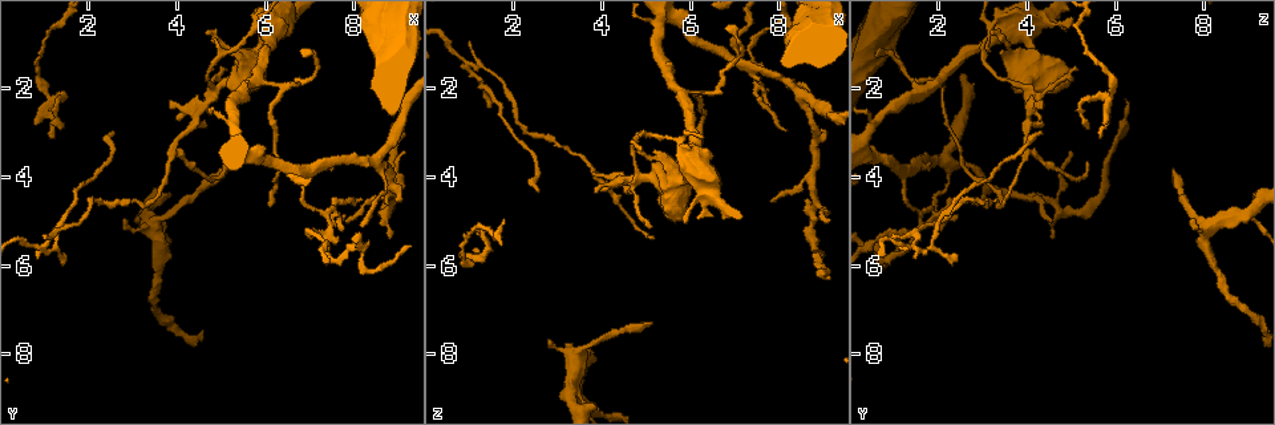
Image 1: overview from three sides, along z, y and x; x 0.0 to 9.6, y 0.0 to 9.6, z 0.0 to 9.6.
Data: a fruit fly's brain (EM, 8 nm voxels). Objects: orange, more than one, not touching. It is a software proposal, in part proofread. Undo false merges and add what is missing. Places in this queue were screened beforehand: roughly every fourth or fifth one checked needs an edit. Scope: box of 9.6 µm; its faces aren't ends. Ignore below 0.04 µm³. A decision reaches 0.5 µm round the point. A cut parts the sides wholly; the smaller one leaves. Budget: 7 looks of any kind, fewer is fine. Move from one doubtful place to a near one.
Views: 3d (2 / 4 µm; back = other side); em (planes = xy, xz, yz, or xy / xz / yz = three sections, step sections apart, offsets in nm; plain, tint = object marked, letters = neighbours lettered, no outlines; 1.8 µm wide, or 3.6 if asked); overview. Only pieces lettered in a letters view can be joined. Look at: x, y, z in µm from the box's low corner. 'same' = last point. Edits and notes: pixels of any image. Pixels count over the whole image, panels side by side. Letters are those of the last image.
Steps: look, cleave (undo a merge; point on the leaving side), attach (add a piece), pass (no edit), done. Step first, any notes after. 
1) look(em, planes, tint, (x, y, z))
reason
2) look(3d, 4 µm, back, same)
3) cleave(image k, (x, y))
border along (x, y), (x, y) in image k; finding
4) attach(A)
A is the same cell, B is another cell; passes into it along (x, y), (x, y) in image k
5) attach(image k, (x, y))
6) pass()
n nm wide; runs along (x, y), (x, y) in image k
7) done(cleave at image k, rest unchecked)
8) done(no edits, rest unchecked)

look(3d, 4 µm, (5.15, 3.85, 7.35))
an open end

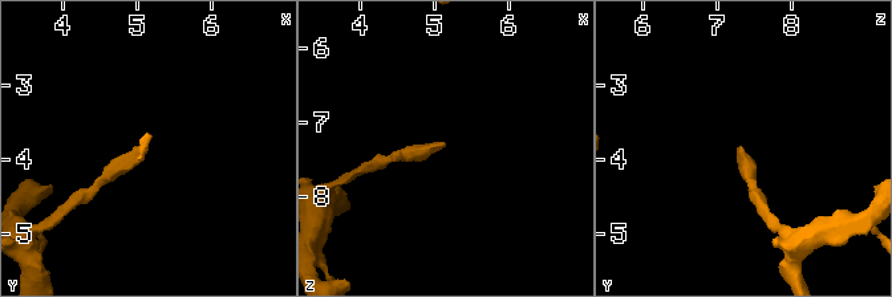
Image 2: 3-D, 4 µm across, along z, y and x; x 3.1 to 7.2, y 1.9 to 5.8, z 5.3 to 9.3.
look(em, planes, letters, (5.15, 3.85, 7.35))
shape alone is not enough

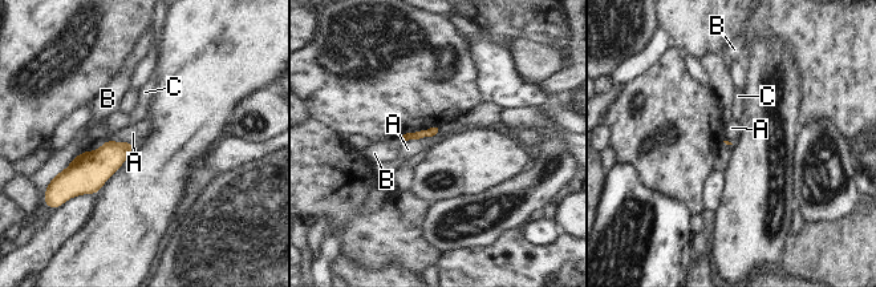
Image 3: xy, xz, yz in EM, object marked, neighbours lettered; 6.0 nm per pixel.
pass()
A, B and C are other cells; border along (438, 129), (432, 136), (405, 141) in image 3; no lettered piece goes on from it

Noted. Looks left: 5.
look(3d, 4 µm, (2.75, 4.95, 7.70))
thin end

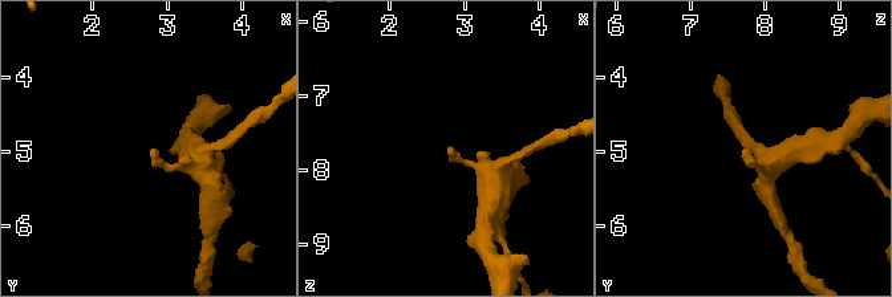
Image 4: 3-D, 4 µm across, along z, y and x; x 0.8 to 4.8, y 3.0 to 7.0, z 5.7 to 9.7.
look(em, 3.6 µm, xy, step 16, tint, (2.75, 4.95, 7.70))
now the EM

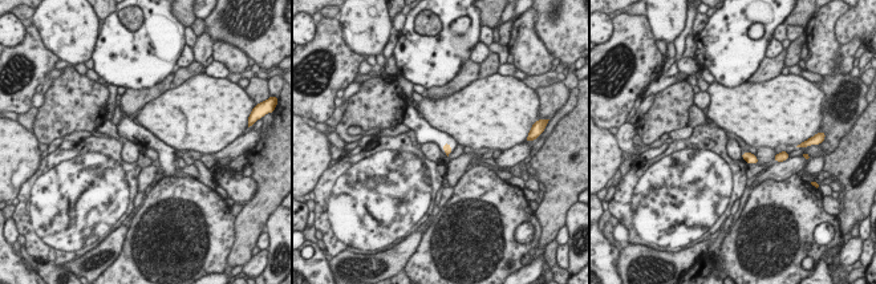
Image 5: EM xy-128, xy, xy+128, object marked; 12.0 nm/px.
look(em, 3.6 µm, xy, step 16, letters, same)

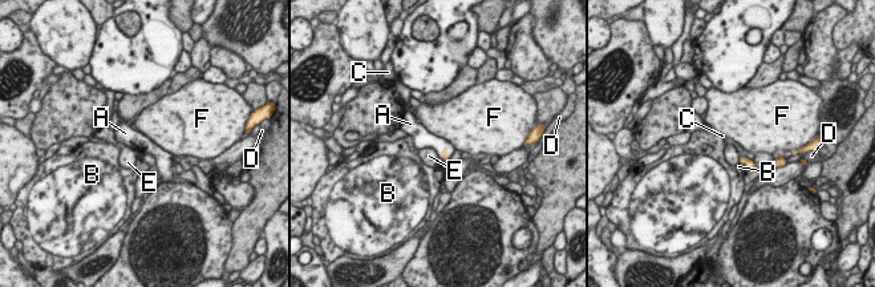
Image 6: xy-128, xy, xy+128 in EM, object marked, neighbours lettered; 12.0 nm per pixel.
attach(A)
A is the same cell, B, C, D, E and F are other cells; passes into it along (444, 153), (446, 150), (429, 140) in image 6; the neuron continues

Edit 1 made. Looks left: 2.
done(attach at image 6, rest unchecked)

